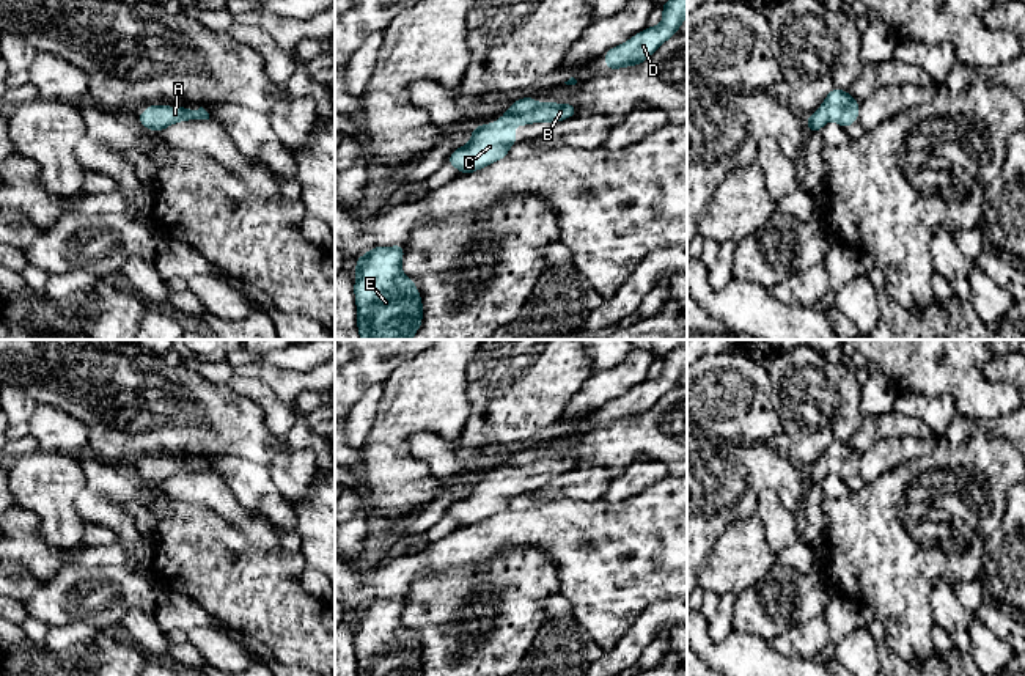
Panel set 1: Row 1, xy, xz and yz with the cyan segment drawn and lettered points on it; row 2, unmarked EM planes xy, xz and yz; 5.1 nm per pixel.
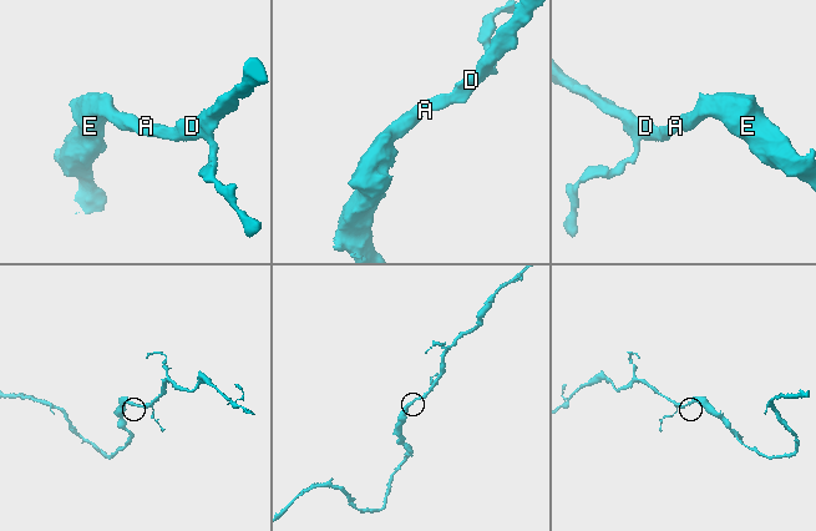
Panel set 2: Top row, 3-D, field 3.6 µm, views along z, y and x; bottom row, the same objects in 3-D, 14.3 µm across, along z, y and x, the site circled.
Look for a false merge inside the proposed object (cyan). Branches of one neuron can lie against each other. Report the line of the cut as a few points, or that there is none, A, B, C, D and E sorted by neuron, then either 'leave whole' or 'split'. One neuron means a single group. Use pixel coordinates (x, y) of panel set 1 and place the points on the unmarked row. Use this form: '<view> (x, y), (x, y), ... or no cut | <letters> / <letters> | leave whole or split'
no cut | A B C D E | leave whole

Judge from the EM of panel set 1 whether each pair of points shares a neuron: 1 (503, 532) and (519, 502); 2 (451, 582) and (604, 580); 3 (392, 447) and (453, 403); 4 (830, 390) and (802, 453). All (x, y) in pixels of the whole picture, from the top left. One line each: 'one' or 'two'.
1: two
2: two
3: one
4: one

